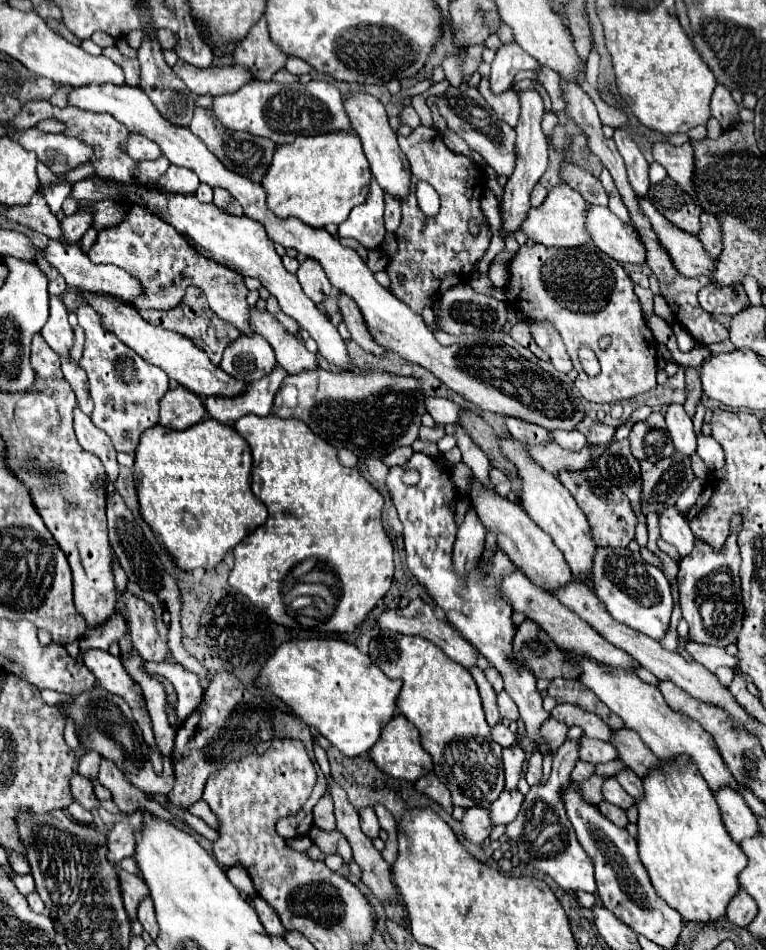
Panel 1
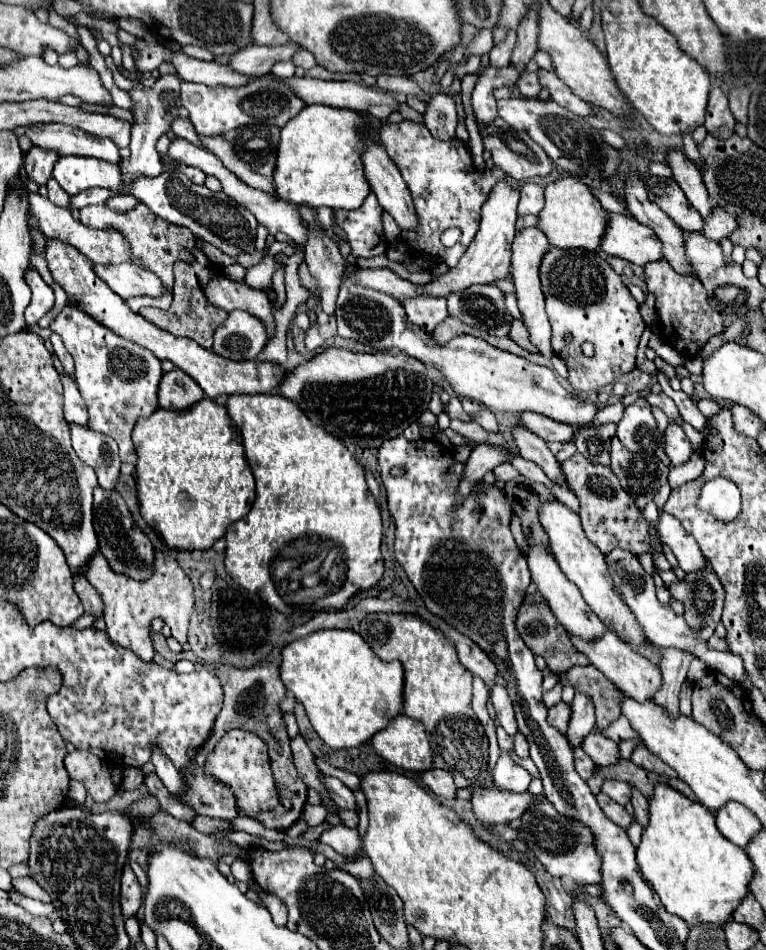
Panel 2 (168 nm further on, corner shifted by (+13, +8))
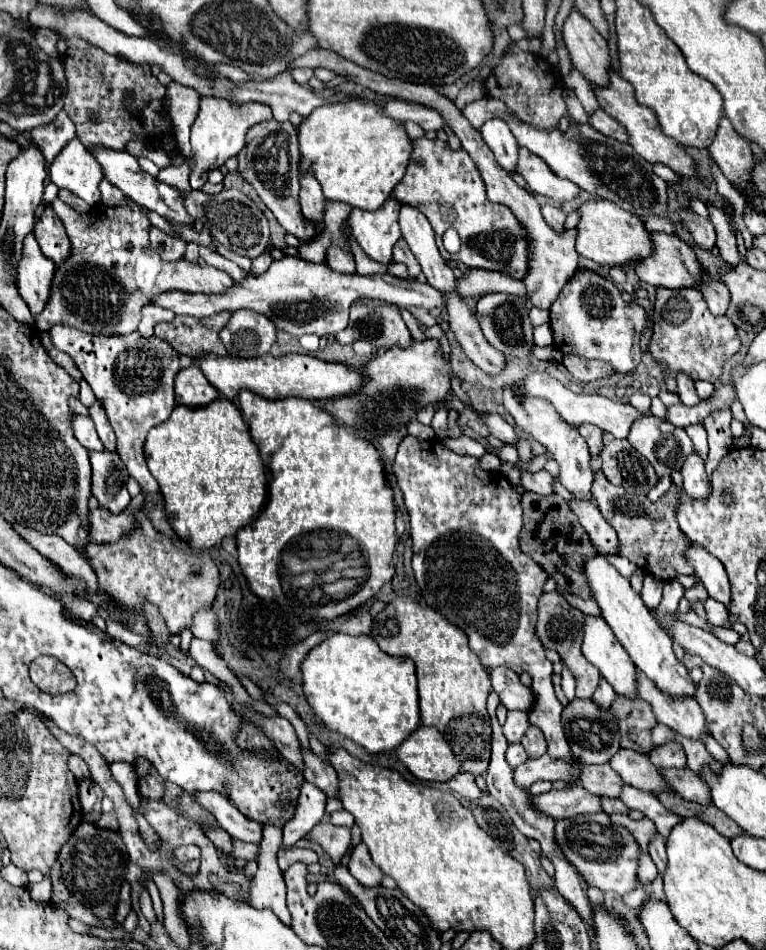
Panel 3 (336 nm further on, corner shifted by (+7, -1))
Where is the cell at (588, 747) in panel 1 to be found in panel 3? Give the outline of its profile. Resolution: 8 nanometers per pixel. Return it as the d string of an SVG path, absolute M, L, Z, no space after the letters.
M620 749L610 761L610 767L622 777L624 783L634 785L648 793L666 791L666 783L662 783L662 777L658 775L658 769L648 761L646 755L630 749Z

